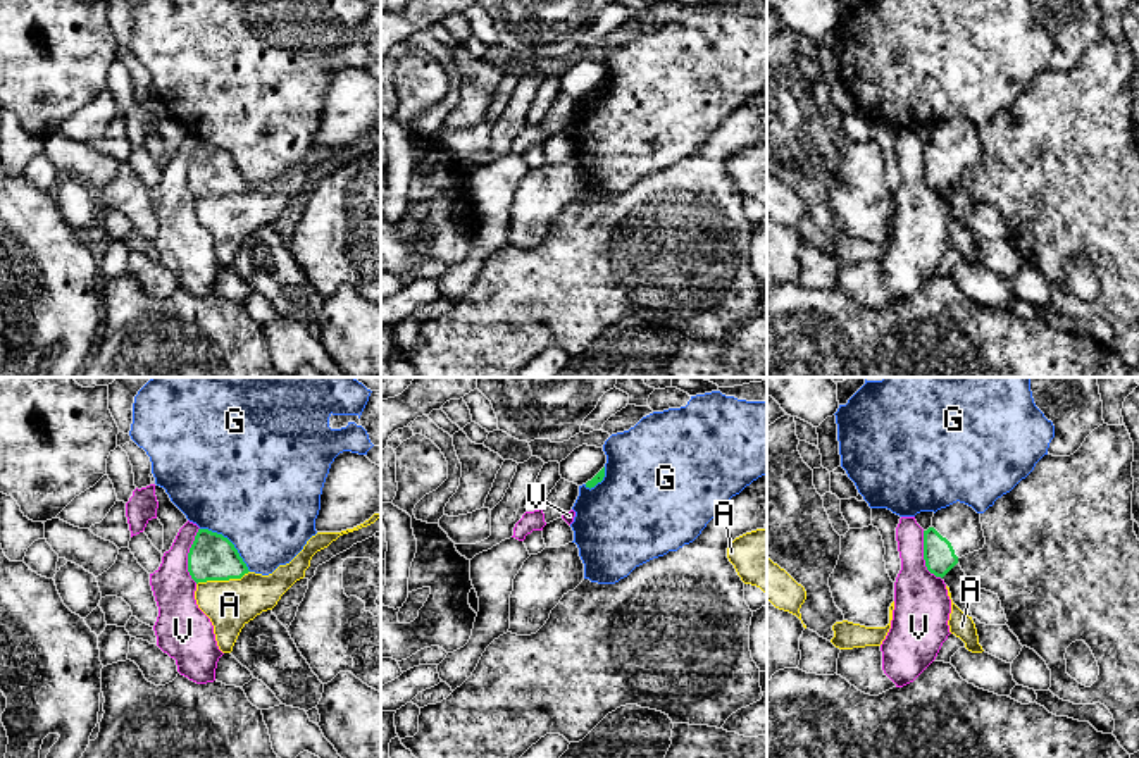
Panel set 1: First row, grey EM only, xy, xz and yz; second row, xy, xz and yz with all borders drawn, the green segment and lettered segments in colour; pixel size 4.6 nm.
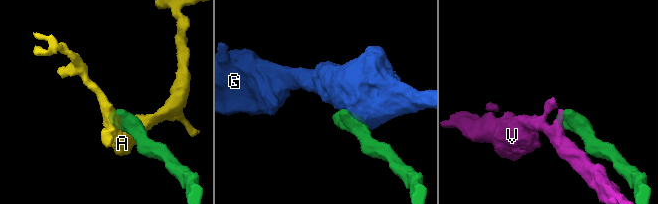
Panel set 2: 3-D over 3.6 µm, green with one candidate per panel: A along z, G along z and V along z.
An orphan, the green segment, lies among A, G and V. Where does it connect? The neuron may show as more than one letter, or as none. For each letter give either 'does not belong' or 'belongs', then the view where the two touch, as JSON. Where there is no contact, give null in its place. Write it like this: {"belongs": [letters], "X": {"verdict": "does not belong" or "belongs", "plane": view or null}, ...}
{"belongs": [], "A": {"verdict": "does not belong", "plane": "xy"}, "G": {"verdict": "does not belong", "plane": "xy"}, "V": {"verdict": "does not belong", "plane": "xy"}}

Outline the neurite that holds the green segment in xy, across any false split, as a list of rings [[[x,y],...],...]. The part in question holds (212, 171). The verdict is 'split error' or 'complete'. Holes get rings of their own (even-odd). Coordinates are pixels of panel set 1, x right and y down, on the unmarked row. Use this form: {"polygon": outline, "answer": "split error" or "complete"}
{"polygon": [[[198,143],[188,167],[188,186],[198,196],[241,193],[248,181],[222,148]]], "answer": "complete"}

